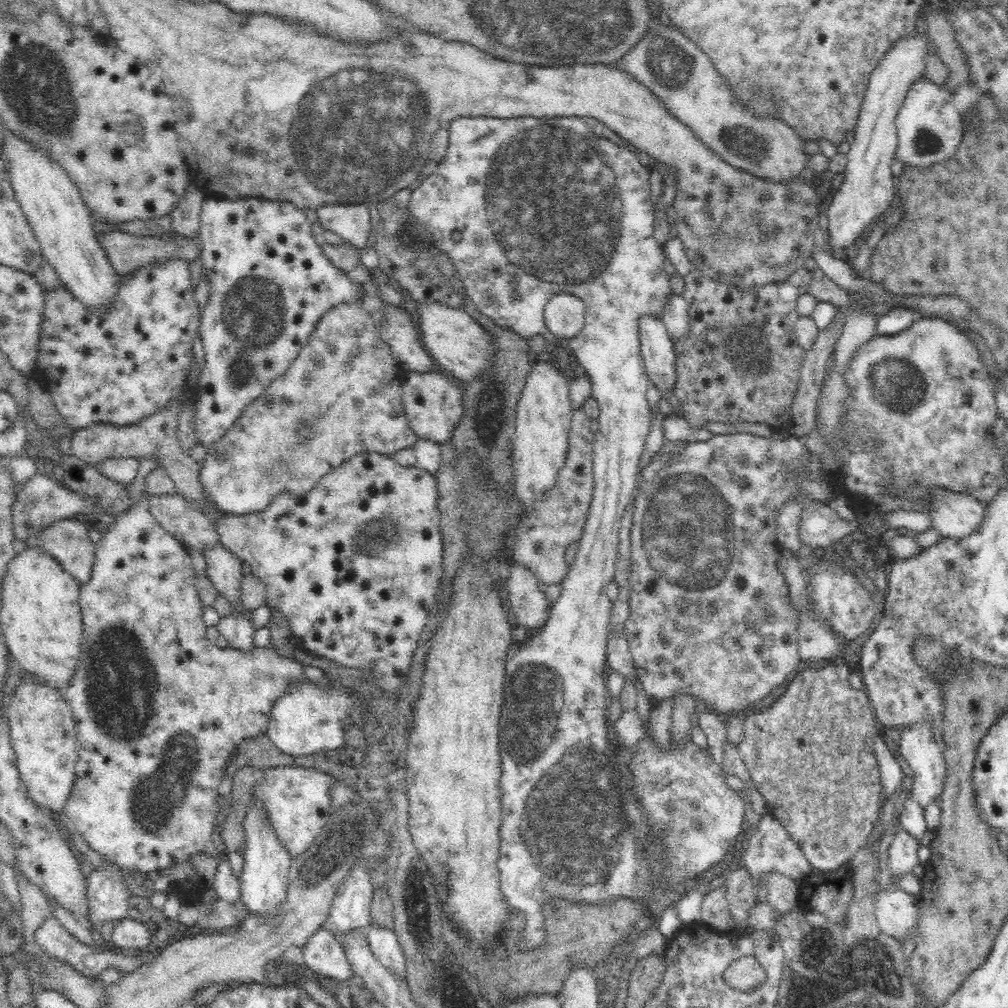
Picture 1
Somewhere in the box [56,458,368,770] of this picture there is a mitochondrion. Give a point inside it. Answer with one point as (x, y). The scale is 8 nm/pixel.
(122, 689)

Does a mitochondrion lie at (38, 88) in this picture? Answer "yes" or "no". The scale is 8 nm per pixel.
yes

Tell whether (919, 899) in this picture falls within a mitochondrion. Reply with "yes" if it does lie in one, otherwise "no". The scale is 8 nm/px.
no

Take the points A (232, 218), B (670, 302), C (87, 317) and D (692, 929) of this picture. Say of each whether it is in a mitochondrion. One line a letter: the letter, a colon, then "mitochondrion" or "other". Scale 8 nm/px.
A: other
B: other
C: other
D: other

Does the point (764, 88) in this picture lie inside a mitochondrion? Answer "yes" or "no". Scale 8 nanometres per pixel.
yes

